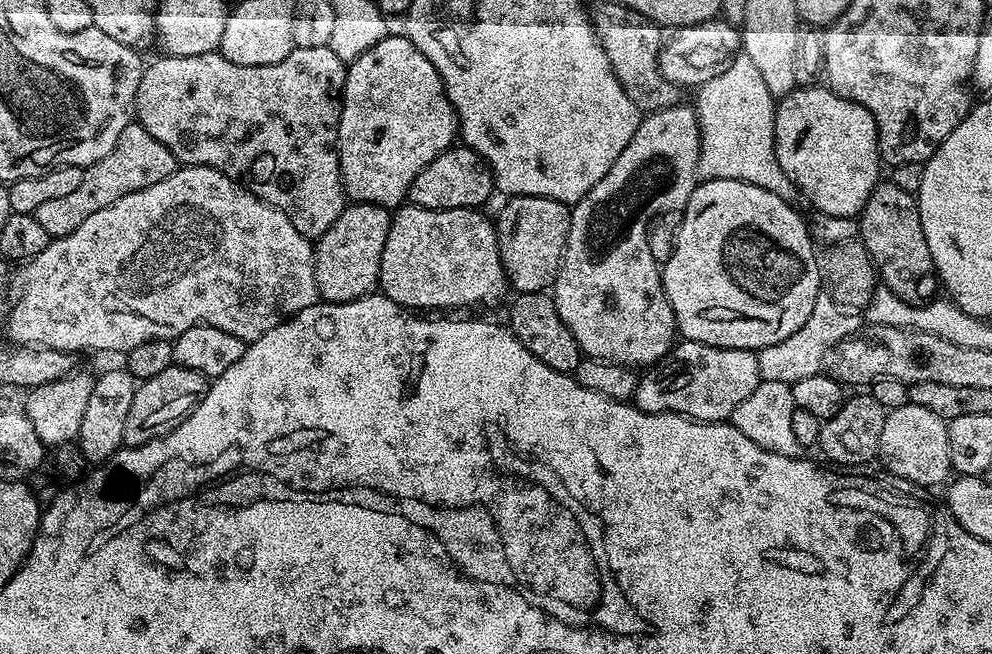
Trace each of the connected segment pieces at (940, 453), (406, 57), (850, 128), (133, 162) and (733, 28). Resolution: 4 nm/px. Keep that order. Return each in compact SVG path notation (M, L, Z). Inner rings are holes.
M911 402L891 409L884 417L878 460L900 480L909 480L924 488L932 488L940 483L943 485L953 475L948 421L938 418L938 414L933 414L931 410L926 410L926 406Z
M389 34L384 36L382 42L370 46L370 50L366 50L366 54L362 54L357 60L351 61L347 65L347 70L348 77L344 83L344 99L340 110L340 139L338 141L340 177L344 183L345 197L357 204L377 204L383 208L395 210L408 200L408 191L414 182L414 178L418 178L418 174L422 174L422 170L426 170L426 166L430 166L430 162L434 162L434 158L438 158L438 154L442 154L447 148L453 147L458 136L456 111L442 86L442 78L438 74L438 70L434 70L430 58L426 58L426 54L422 54L422 50L418 50L418 46L414 46L414 42L410 42L407 35L395 36L395 34Z
M797 86L778 100L774 114L778 166L819 215L856 218L882 180L876 123L870 110L858 102L842 98L827 86L818 87Z
M138 122L130 123L122 134L118 134L118 142L114 142L114 150L106 154L106 158L98 158L98 162L89 164L82 174L81 184L62 198L47 200L38 210L32 212L38 223L53 238L69 236L98 210L106 210L118 198L126 198L126 194L134 194L134 190L146 190L146 186L154 186L154 182L162 182L162 178L170 178L178 167L178 161L158 138L146 134L146 130Z
M713 18L701 24L691 24L688 28L678 28L673 36L663 41L660 50L660 72L672 84L695 90L700 85L718 78L726 66L741 51L741 29L724 18Z

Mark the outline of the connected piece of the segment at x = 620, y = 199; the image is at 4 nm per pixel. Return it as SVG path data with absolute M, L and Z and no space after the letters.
M681 102L657 112L647 113L641 119L638 130L634 130L634 138L630 138L630 146L626 146L626 150L622 150L622 154L618 154L618 162L614 162L614 166L610 166L606 178L602 178L602 182L598 182L598 186L591 188L571 209L572 225L568 231L568 241L564 247L564 261L560 263L560 272L556 275L554 299L562 322L566 322L570 334L574 334L581 353L585 357L593 360L609 360L612 364L627 364L629 366L644 364L643 366L651 366L660 363L673 347L674 339L672 340L672 336L677 335L676 319L674 318L674 310L666 298L661 265L658 260L656 264L656 256L652 253L652 244L648 241L648 227L651 226L652 219L655 216L662 215L663 212L679 213L683 210L688 204L690 194L696 189L698 183L698 173L700 171L698 166L698 158L700 157L700 118L695 107L688 105L687 108L686 104Z

